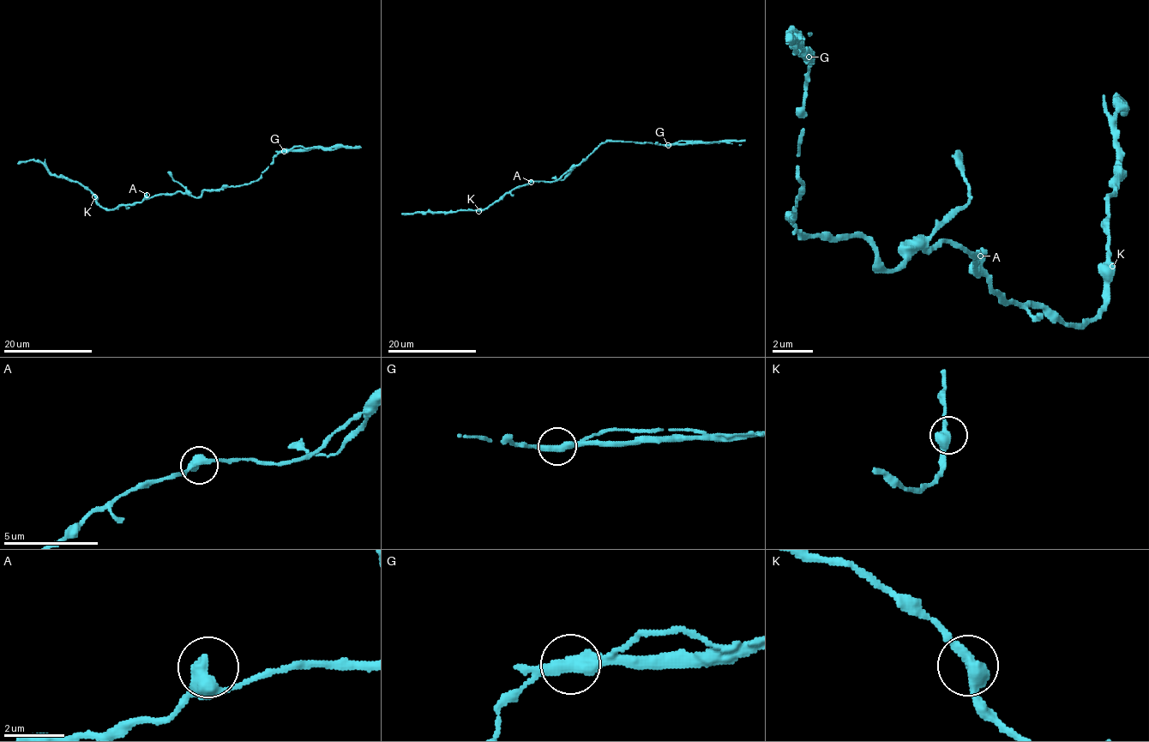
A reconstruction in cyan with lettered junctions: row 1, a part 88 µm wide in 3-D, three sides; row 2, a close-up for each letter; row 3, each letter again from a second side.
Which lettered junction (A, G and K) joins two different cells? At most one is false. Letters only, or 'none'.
G

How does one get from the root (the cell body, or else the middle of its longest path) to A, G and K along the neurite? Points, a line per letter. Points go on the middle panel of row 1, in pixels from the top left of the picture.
A: (570, 170), (554, 181), (531, 182)
G: (570, 170), (608, 141), (668, 144)
K: (570, 170), (554, 181), (530, 181), (519, 185), (478, 211)

